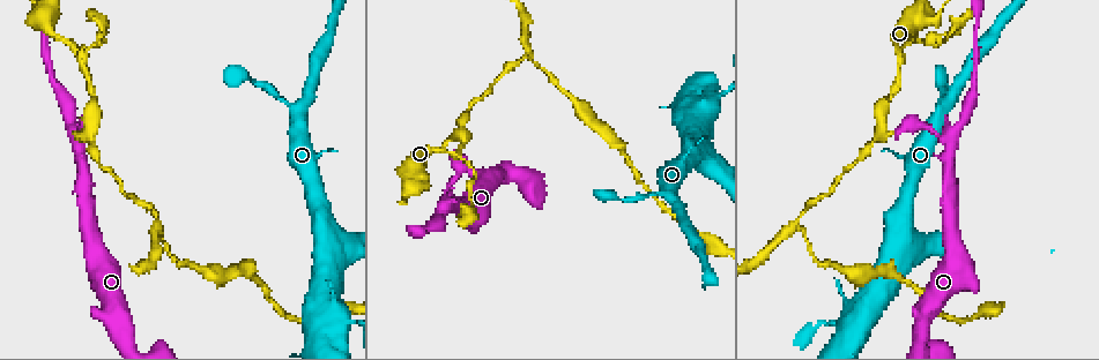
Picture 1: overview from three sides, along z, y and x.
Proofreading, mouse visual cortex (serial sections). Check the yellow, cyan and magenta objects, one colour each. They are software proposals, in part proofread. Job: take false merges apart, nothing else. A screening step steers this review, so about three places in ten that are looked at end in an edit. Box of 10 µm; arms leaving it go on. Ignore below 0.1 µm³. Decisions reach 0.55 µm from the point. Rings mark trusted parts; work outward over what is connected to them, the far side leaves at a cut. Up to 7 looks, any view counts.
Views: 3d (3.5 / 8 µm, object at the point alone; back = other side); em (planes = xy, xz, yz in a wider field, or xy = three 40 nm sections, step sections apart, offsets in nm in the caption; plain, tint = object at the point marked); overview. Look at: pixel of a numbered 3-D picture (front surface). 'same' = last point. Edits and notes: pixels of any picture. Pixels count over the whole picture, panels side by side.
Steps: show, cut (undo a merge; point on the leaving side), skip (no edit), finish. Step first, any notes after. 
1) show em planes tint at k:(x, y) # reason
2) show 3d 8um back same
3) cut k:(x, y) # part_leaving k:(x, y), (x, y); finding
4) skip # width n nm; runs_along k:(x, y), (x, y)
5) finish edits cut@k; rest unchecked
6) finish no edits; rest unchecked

show 3d 8um at 1:(75, 143) # thin neck

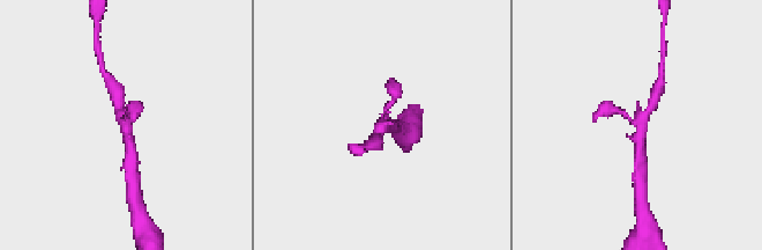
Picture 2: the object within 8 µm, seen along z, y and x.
show 3d 3.5um same # zoom in

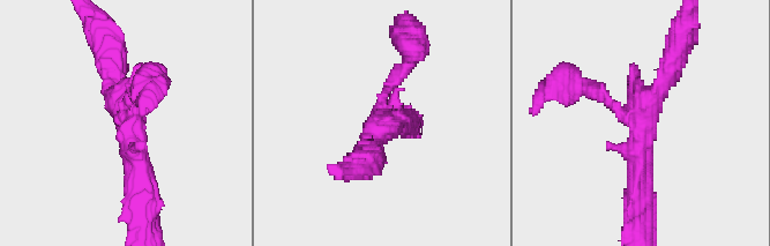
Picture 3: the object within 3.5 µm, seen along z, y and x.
show em xy step 3 tint at 3:(644, 117) # need the tissue

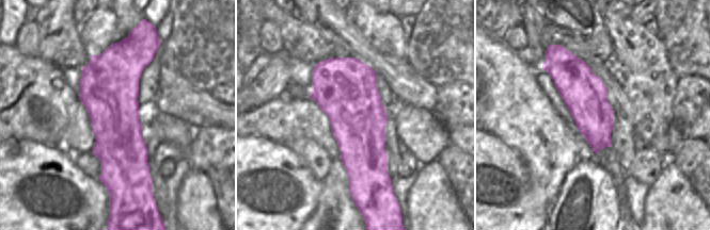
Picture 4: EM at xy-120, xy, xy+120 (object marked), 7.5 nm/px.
cut 3:(397, 74) # part_leaving 3:(381, 106), (410, 62), (403, 24); two cells meet here

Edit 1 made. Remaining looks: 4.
show 3d 3.5um at 1:(80, 53)

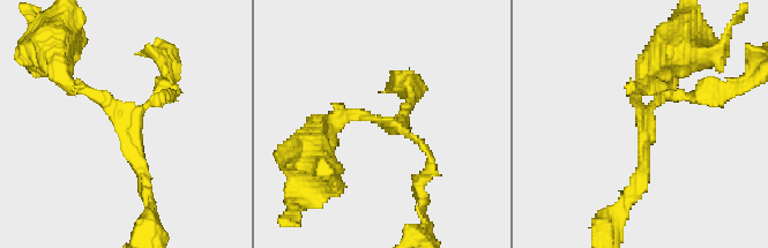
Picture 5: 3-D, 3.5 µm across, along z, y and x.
show em planes tint at 5:(126, 121) # arms 3; arm_widths 100, 200, 200 nm; shape alone is not enough

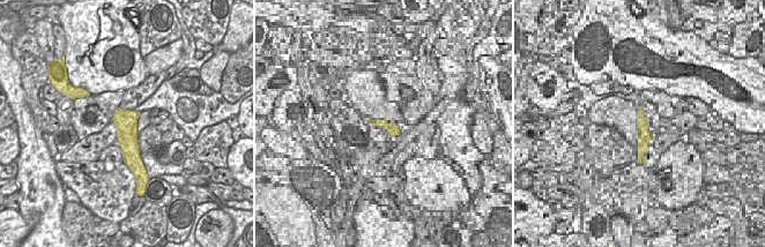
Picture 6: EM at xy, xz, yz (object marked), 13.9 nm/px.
skip # runs_along 5:(64, 81), (135, 127), (146, 187); all the same cell

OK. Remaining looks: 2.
show 3d 8um at 1:(797, 222) # three arms meet

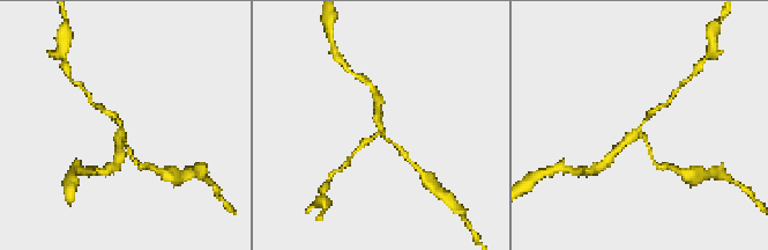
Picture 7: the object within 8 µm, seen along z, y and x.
show em xy step 5 tint same # arms 3; arm_widths 100, 200, 250 nm

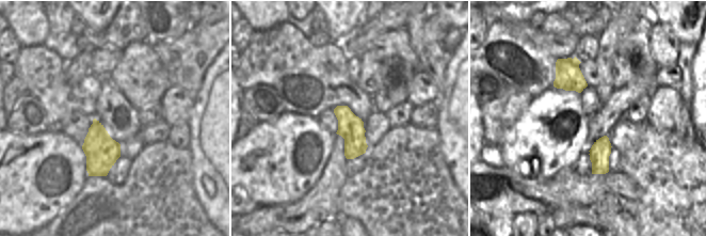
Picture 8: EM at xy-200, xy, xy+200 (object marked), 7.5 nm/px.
skip # runs_along 7:(102, 109), (118, 118), (132, 155); one cell here

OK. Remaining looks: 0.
finish edits cut@3; rest unchecked

